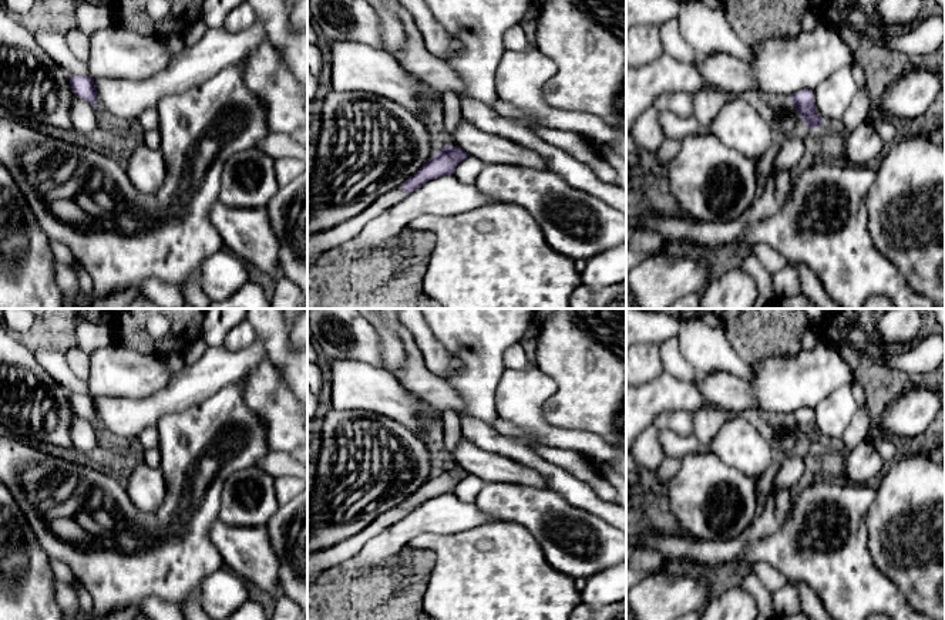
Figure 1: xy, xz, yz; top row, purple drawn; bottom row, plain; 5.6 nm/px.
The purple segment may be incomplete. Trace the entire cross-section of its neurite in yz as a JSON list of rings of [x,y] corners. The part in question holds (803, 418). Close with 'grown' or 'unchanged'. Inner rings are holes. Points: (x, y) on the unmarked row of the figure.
[[[800,408],[794,411],[790,417],[790,421],[796,425],[807,447],[820,447],[823,439],[817,432],[813,408]]] | unchanged

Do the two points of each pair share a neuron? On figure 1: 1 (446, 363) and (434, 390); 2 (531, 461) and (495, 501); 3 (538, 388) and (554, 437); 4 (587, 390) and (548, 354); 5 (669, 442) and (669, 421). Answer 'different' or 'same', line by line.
1: different
2: different
3: same
4: same
5: different

